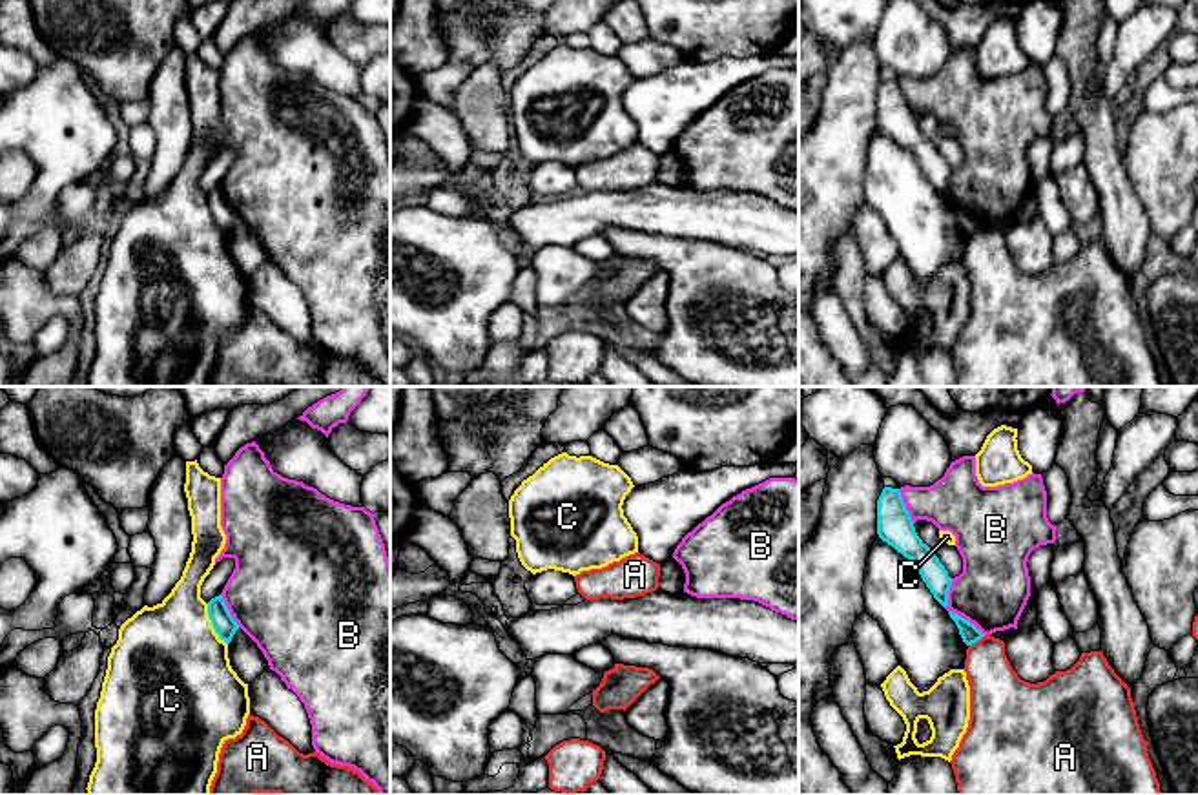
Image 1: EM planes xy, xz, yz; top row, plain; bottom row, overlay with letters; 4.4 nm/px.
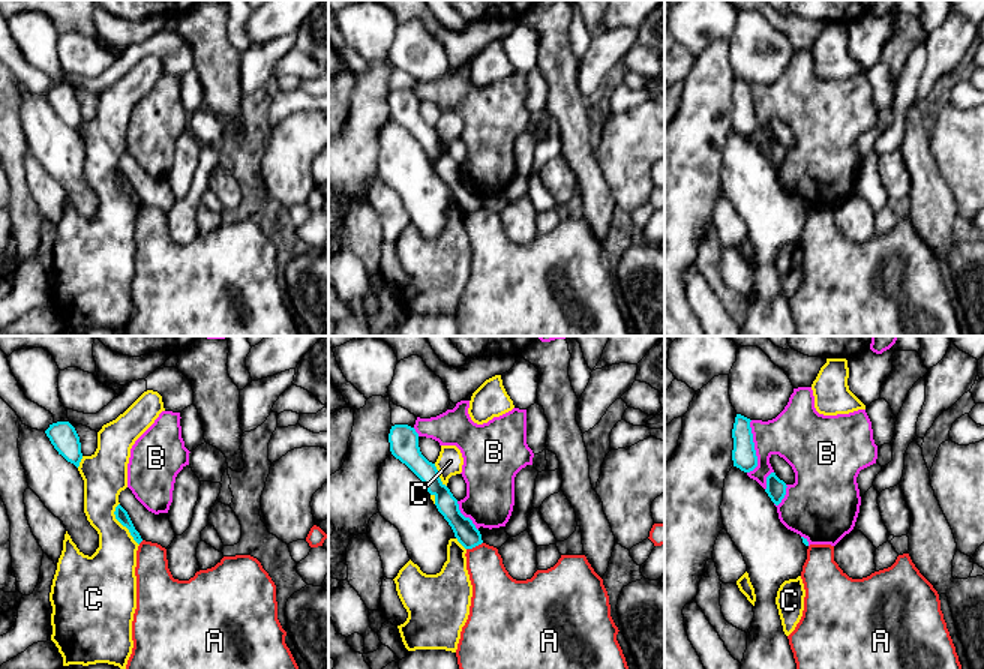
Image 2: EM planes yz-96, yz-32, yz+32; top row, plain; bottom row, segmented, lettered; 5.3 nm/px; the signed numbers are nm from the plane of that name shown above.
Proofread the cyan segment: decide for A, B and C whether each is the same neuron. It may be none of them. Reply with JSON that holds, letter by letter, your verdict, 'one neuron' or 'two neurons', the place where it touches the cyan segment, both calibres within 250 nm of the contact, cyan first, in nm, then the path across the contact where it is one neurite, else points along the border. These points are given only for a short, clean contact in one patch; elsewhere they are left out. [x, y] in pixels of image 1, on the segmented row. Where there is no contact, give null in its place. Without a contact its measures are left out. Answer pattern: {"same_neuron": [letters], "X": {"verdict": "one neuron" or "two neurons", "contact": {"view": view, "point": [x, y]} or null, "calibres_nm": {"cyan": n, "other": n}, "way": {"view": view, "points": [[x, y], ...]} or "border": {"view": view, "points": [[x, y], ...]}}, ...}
{"same_neuron": [], "A": {"verdict": "two neurons", "contact": {"view": "yz", "point": [976, 640]}, "calibres_nm": {"cyan": 80, "other": 240}, "border": {"view": "yz", "points": [[983, 635], [969, 646]]}}, "B": {"verdict": "two neurons", "contact": {"view": "yz", "point": [967, 620]}, "calibres_nm": {"cyan": 80, "other": 320}}, "C": {"verdict": "two neurons", "contact": {"view": "xy", "point": [212, 624]}, "calibres_nm": {"cyan": 100, "other": 480}}}

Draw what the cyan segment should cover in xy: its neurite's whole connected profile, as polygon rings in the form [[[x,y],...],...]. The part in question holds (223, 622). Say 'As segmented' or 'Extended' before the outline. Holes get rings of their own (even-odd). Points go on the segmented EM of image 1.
As segmented. [[[221,594],[208,602],[208,616],[219,638],[230,644],[239,625],[230,614]]]

